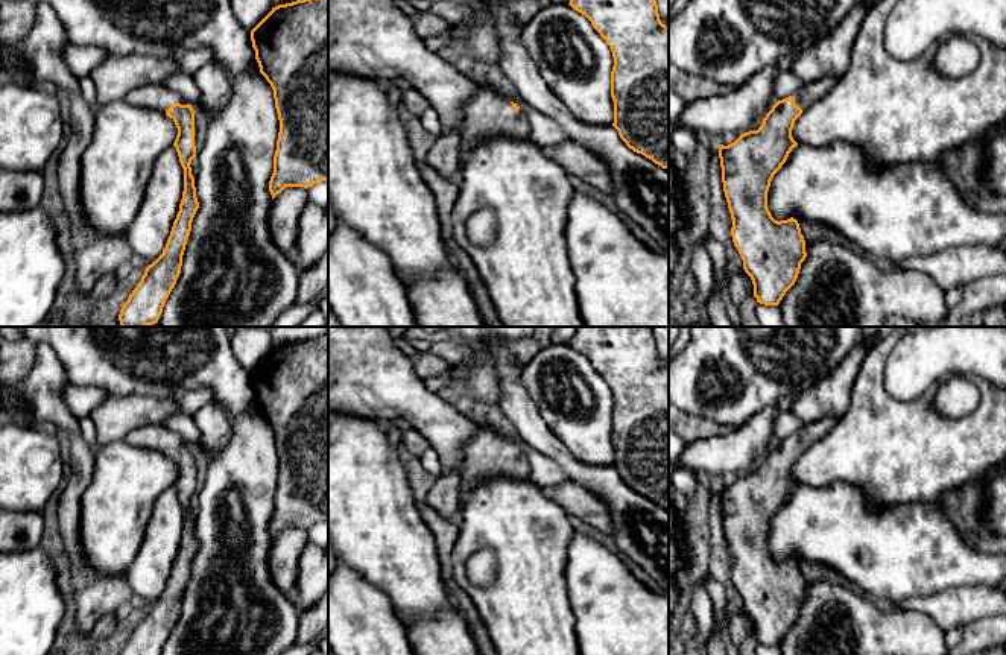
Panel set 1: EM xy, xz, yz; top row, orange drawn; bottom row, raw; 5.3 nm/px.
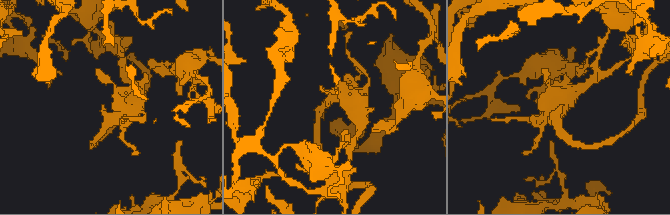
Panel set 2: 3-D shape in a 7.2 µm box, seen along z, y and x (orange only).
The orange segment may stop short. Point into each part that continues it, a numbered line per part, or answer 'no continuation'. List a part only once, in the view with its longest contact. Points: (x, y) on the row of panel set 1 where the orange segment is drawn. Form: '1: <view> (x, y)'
1: xy (158, 98)

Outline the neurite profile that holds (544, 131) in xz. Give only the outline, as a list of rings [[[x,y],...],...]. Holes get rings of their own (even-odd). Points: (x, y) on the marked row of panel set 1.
[[[497,87],[500,96],[514,102],[526,114],[530,134],[529,138],[543,146],[553,146],[564,141],[570,141],[568,135],[559,128],[559,125],[549,115],[530,108],[512,88]]]

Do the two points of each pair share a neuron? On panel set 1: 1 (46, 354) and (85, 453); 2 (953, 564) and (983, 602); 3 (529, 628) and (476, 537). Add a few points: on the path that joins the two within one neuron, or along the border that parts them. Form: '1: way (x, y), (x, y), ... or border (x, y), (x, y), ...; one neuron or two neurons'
1: way (46, 379), (46, 401), (73, 429); one neuron
2: border (990, 585), (952, 585), (935, 594); two neurons
3: way (529, 602), (529, 576), (502, 549); one neuron

